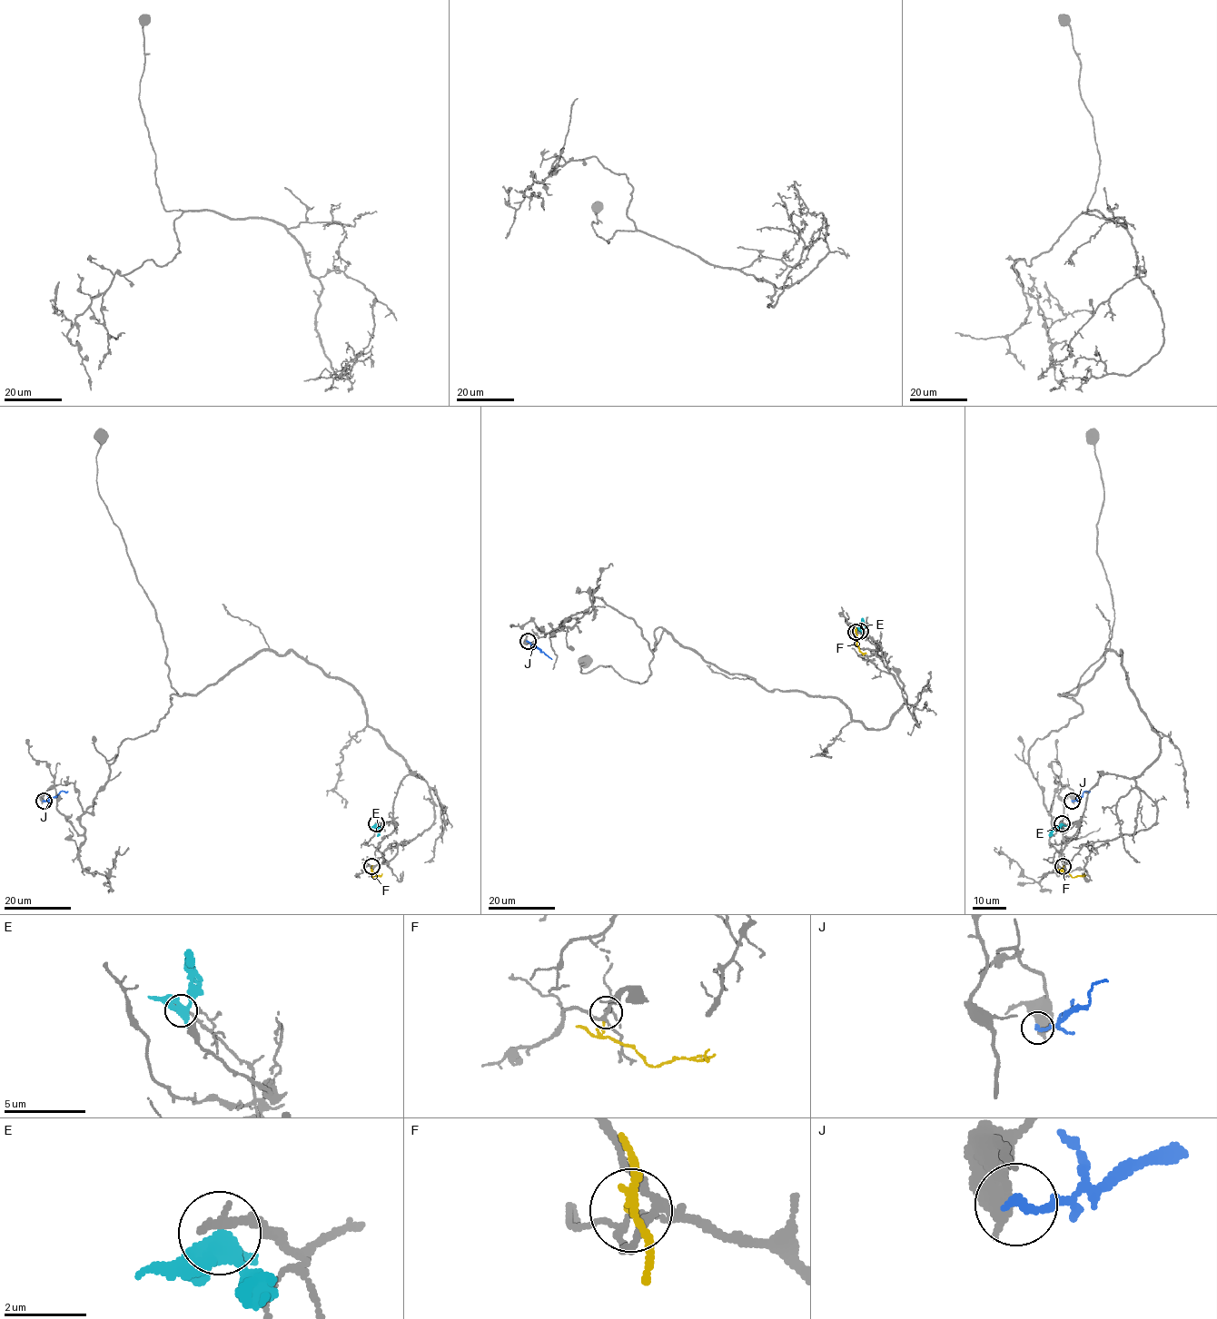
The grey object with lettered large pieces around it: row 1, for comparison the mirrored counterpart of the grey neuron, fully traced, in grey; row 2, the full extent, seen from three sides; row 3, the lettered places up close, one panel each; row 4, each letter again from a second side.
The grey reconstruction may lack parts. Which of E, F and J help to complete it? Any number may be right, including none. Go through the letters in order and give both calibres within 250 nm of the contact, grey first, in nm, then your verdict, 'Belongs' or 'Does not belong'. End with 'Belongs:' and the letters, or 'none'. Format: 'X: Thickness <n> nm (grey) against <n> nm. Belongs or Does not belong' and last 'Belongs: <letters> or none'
E: Thickness 260 nm (grey) against 360 nm. Does not belong
F: Thickness 100 nm (grey) against 120 nm. Does not belong
J: Thickness 650 nm (grey) against 220 nm. Does not belong
Belongs: none

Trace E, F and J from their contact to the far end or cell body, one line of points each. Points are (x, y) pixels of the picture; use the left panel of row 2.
E: (376, 823), (377, 836)
F: (371, 866), (373, 877), (382, 874)
J: (43, 801), (50, 801), (61, 792), (67, 792)

